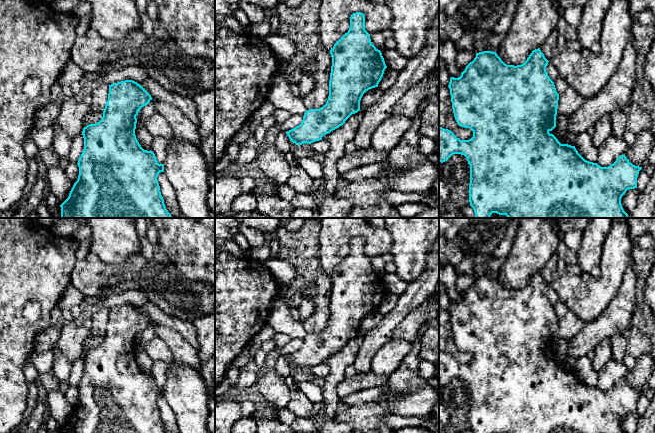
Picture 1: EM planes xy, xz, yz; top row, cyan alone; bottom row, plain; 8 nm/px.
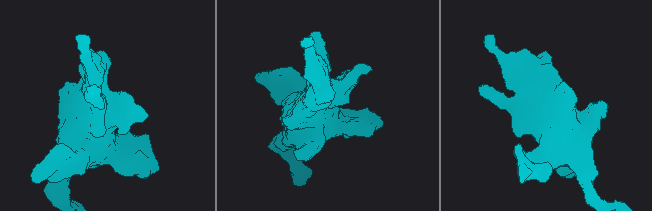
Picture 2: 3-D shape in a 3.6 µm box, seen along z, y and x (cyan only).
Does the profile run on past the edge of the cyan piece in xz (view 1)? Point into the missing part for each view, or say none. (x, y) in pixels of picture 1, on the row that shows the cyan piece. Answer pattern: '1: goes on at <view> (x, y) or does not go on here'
1: does not go on here

